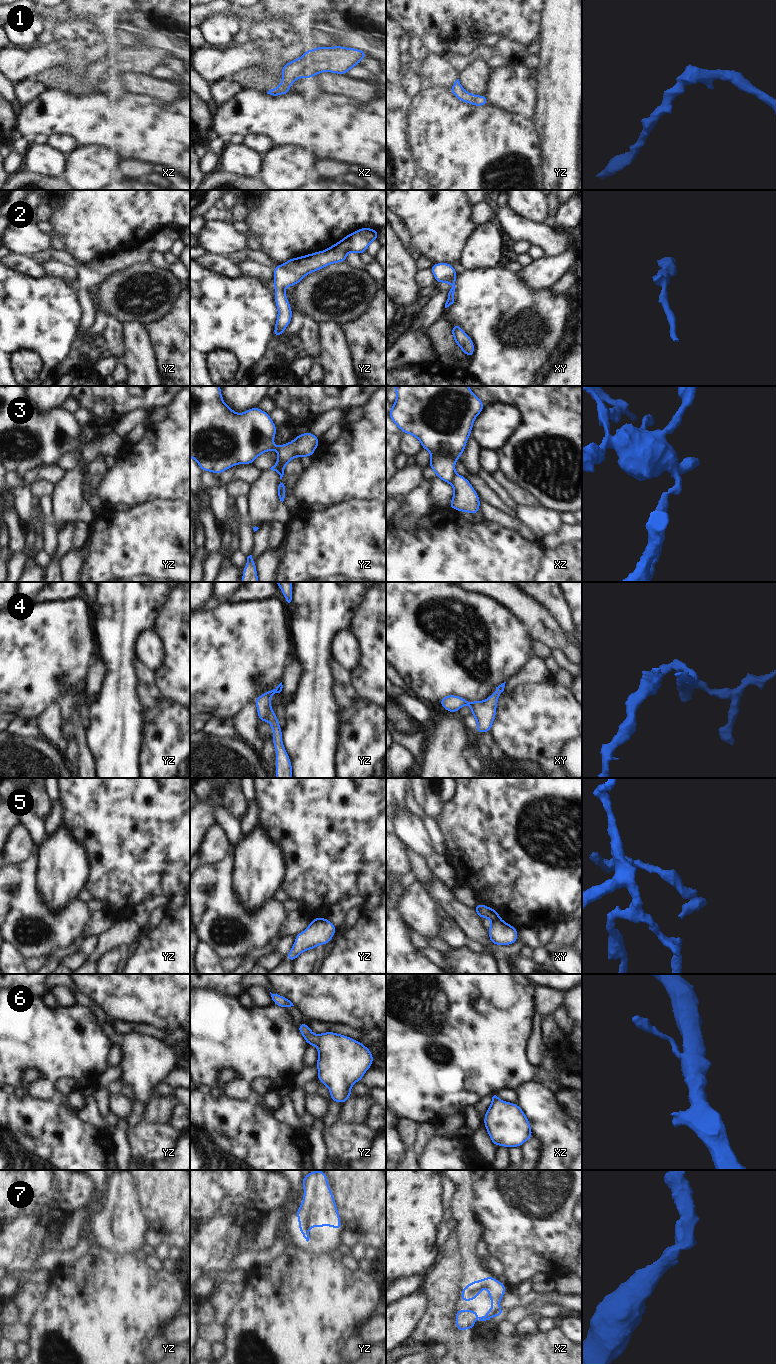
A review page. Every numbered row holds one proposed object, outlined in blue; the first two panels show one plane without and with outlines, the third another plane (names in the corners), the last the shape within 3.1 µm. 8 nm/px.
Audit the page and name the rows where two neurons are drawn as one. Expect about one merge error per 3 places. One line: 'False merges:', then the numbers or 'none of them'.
False merges: 3, 5.

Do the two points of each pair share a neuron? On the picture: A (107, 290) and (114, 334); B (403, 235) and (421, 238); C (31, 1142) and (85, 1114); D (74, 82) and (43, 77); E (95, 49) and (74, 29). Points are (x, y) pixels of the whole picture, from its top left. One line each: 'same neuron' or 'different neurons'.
A: different neurons
B: different neurons
C: different neurons
D: same neuron
E: same neuron

